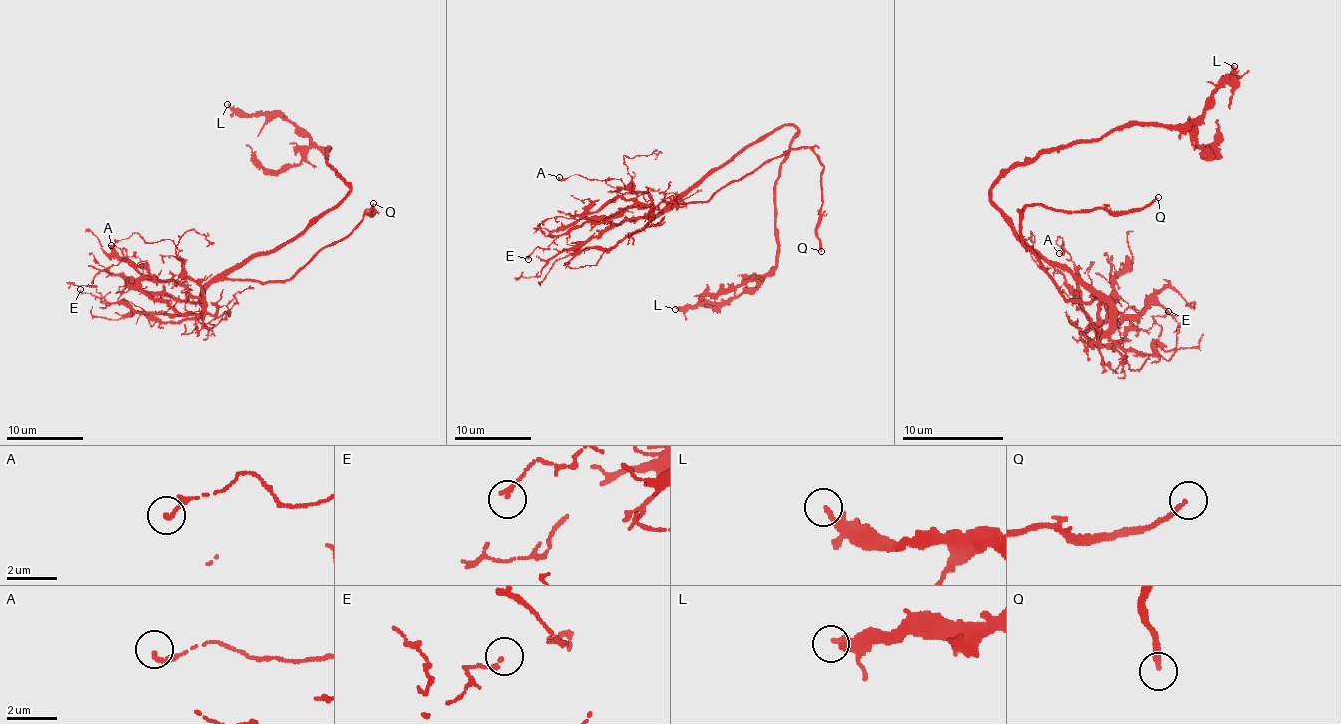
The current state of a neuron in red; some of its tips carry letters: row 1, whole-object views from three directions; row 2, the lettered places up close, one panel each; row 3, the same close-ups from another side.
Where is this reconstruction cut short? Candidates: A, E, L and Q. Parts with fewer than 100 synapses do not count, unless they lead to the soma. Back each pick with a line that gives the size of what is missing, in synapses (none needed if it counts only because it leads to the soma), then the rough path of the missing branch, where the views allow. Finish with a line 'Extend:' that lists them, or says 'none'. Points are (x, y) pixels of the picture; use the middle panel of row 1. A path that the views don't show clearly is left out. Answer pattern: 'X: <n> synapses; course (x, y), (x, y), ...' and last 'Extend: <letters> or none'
Extend: Q

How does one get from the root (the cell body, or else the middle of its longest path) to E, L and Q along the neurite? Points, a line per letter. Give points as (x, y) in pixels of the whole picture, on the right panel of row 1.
E: (1034, 251), (1110, 304), (1110, 329), (1094, 344), (1117, 344), (1130, 329), (1148, 329), (1153, 316), (1168, 311)
L: (1034, 251), (991, 200), (1001, 177), (1044, 152), (1097, 142), (1125, 127), (1191, 124), (1234, 66)
Q: (1034, 251), (1077, 278), (1094, 296), (1089, 301), (1069, 301), (1024, 246), (1024, 210), (1140, 210), (1158, 197)

